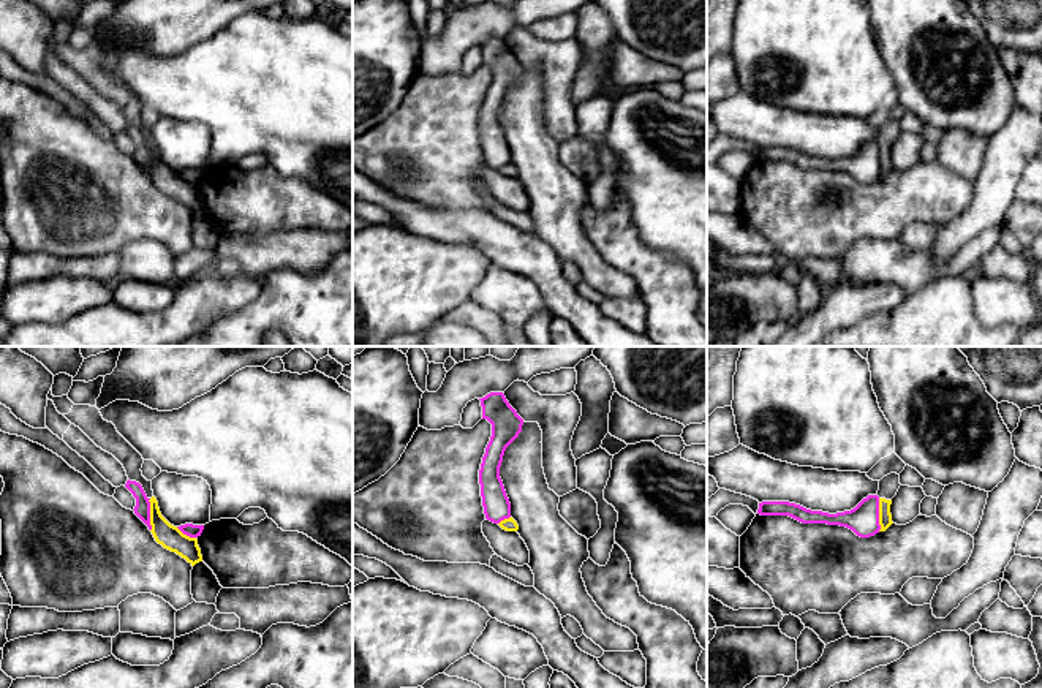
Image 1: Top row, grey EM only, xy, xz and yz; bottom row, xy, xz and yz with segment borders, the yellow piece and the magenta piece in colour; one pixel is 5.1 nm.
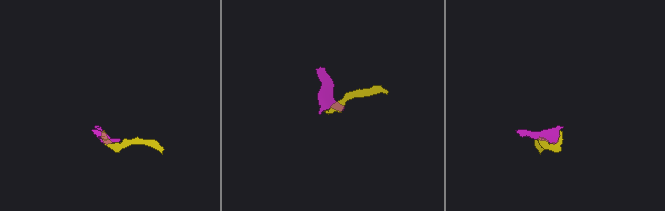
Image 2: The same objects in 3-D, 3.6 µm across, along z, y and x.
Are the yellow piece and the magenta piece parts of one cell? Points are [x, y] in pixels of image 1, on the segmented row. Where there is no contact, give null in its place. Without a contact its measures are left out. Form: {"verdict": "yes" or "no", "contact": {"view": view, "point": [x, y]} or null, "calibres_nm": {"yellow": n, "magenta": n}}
{"verdict": "no", "contact": {"view": "yz", "point": [879, 514]}, "calibres_nm": {"yellow": 60, "magenta": 160}}

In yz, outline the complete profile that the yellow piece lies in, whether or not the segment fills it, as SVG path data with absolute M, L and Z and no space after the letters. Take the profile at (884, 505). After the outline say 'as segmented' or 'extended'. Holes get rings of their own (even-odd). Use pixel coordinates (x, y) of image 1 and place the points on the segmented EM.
M890 473L879 481L879 490L878 490L879 525L881 525L879 531L885 531L893 524L892 514L890 514L890 505L892 505L892 498L897 495L898 489L900 489L900 486L901 486L900 474L897 474L897 473Z; extended

